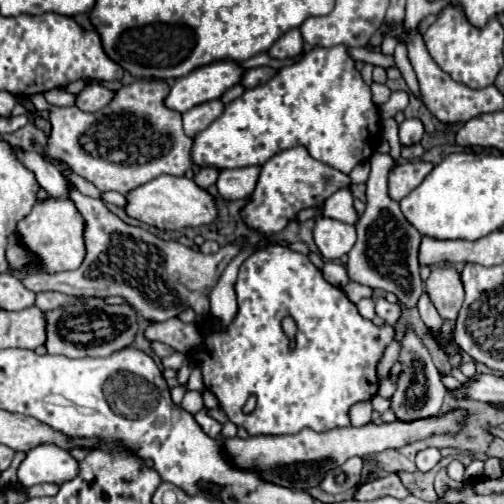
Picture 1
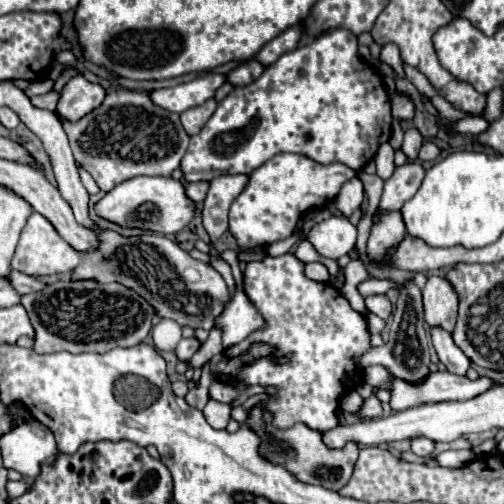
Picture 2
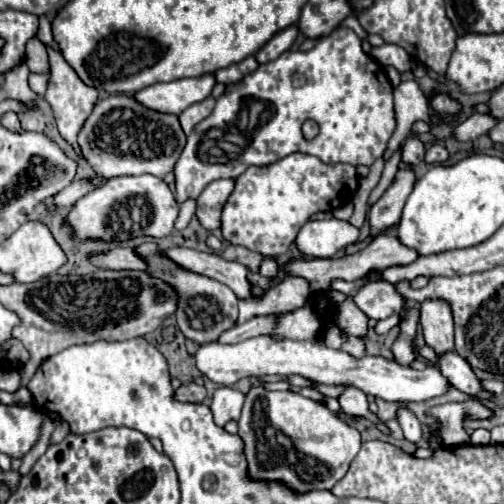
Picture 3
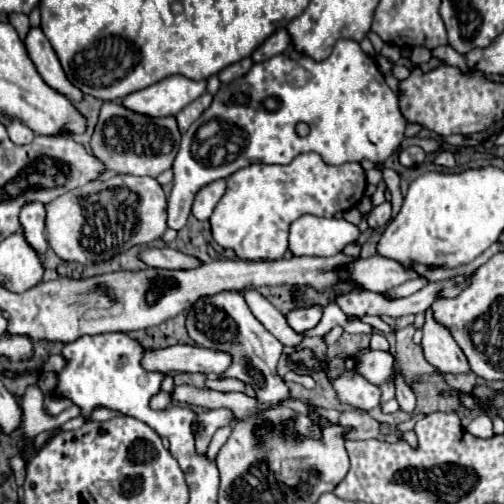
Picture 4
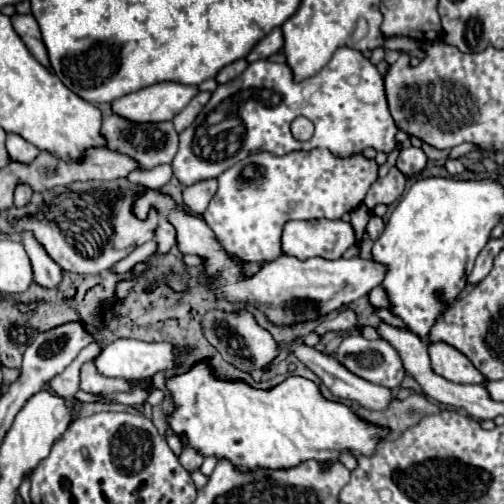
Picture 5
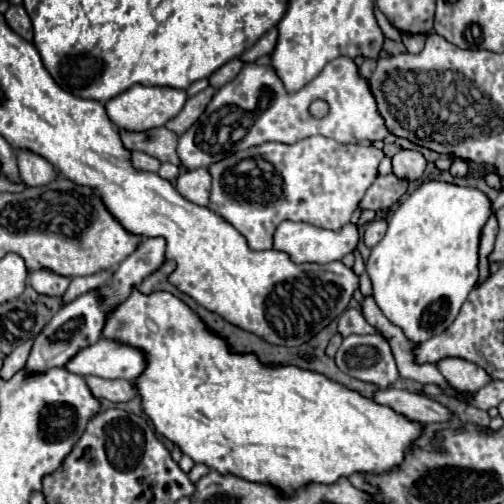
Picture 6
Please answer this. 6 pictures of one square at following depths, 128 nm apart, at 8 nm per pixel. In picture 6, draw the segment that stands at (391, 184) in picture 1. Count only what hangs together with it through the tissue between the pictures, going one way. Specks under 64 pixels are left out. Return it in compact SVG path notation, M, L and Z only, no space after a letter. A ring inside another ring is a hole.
M374 220L366 226L366 232L364 232L364 242L366 246L376 246L382 238L384 238L384 232L386 232L386 222L384 220Z

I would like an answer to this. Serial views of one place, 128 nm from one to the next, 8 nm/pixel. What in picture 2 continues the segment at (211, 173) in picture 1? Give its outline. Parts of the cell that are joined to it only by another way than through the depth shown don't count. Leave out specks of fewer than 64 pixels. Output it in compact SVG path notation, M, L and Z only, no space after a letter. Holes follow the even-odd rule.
M188 184L188 186L186 186L186 196L188 196L194 204L202 204L206 192L208 192L208 184Z

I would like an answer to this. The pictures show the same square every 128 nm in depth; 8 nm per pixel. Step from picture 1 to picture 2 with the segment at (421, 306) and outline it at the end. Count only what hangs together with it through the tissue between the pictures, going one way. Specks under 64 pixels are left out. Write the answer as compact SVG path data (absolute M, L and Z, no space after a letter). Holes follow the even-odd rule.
M432 328L432 344L436 348L438 360L446 366L448 372L462 376L466 374L466 370L470 368L470 360L452 342L452 336L448 332L444 332L442 328Z

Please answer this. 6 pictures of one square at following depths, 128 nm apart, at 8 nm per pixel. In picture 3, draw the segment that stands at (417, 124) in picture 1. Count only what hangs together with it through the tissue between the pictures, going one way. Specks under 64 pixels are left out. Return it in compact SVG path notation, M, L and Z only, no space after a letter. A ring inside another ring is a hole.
M410 136L402 146L402 162L410 164L410 166L416 166L424 160L424 152L426 152L424 144L416 136Z

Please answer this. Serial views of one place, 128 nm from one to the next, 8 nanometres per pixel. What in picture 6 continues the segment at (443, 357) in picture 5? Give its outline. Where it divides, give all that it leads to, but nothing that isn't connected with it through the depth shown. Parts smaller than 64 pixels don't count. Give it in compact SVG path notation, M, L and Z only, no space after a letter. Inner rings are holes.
M460 358L440 360L438 370L446 378L446 382L458 392L476 392L492 382L492 376L484 368Z

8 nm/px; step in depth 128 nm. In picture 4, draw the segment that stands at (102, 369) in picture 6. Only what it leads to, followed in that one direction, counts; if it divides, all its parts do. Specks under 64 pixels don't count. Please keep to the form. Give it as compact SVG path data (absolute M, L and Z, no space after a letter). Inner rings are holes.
M176 344L166 348L144 348L142 366L148 372L204 372L220 374L230 366L230 356L226 352L214 352L202 346Z

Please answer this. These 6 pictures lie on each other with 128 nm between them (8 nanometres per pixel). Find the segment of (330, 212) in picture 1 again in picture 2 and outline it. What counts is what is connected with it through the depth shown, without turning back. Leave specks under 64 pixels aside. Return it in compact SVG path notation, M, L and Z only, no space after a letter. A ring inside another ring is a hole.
M352 178L344 184L344 188L340 190L340 194L336 196L334 204L336 208L344 214L350 216L352 212L360 208L364 200L364 186L358 178Z

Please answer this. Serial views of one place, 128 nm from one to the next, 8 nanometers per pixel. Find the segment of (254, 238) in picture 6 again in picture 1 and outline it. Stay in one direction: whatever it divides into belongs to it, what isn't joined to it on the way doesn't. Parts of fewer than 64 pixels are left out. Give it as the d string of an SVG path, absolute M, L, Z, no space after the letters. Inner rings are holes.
M290 148L284 152L274 154L262 168L260 168L260 178L258 184L248 200L248 204L240 210L242 222L260 232L260 234L278 234L282 232L288 222L294 220L294 216L308 206L316 206L322 204L328 196L332 196L336 190L350 186L350 176L324 164L314 160L306 148Z

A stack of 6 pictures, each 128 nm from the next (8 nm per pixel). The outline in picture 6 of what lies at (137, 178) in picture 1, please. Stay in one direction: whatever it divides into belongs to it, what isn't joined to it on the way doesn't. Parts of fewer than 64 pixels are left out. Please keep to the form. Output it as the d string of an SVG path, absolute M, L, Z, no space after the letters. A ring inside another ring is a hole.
M164 126L146 130L146 132L120 132L120 136L128 150L142 150L150 156L156 156L160 162L182 166L182 160L178 158L178 152L176 152L178 136Z

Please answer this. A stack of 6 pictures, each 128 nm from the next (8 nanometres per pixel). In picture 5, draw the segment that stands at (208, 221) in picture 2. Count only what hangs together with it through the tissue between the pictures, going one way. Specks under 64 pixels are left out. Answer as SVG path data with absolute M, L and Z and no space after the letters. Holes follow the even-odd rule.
M200 180L192 186L186 186L182 190L182 198L184 198L184 204L194 212L194 214L202 214L210 202L210 198L214 196L218 184L216 180Z

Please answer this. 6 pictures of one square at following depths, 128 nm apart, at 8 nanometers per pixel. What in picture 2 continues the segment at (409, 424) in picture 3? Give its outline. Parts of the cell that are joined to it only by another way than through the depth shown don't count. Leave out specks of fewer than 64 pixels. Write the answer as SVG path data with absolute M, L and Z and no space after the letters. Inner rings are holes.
M416 436L410 442L412 442L412 452L418 454L418 456L428 458L434 452L434 442L428 440L428 438L424 438L424 436Z

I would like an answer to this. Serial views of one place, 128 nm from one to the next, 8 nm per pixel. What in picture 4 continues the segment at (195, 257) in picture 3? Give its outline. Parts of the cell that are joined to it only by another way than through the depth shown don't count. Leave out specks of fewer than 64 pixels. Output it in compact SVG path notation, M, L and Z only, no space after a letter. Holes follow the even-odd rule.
M150 248L140 252L140 258L152 266L152 268L168 268L168 270L180 270L180 268L196 268L200 262L192 256L186 256L172 248ZM248 290L244 294L252 314L264 324L264 328L268 332L272 332L284 346L288 348L300 348L304 336L300 332L296 332L284 318L284 314L280 314L266 298L262 298L256 290Z

